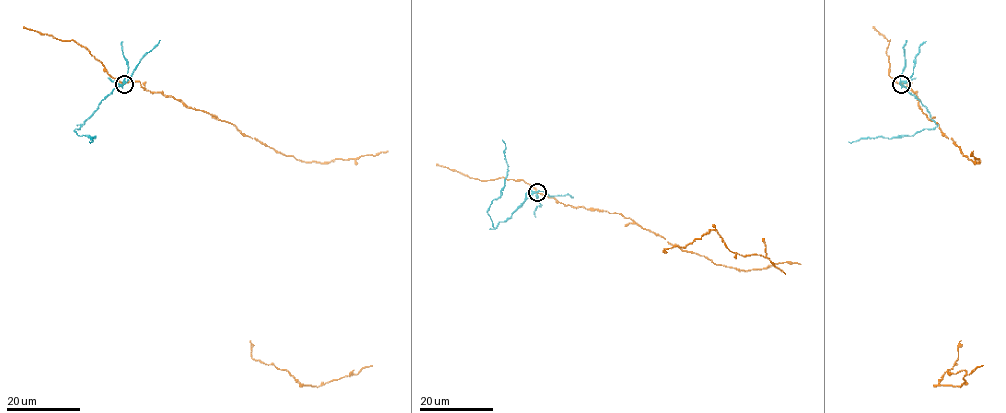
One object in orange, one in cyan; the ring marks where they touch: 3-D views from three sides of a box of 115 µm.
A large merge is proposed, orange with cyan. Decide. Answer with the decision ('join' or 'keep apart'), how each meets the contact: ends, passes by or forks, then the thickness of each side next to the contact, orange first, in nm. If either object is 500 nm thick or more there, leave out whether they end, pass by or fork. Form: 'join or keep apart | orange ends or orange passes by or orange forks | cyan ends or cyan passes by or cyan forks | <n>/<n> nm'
keep apart | orange passes by | cyan forks | 180/190 nm

